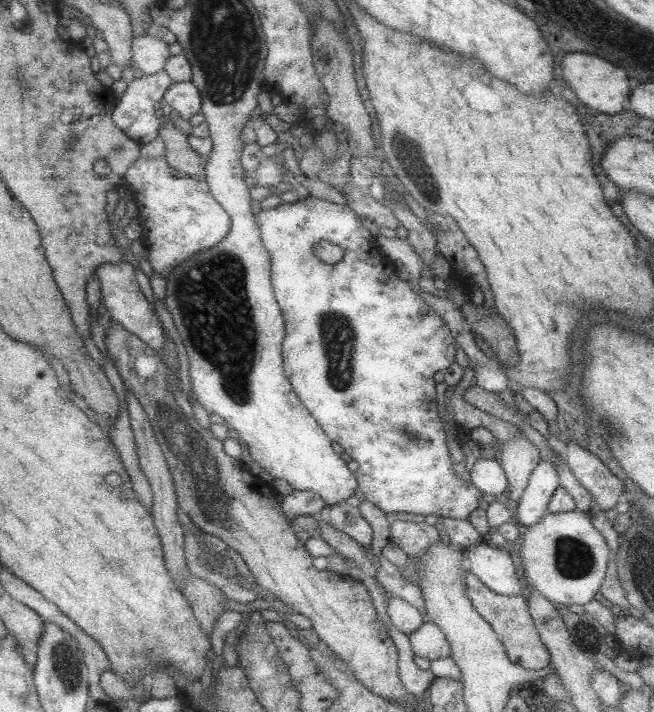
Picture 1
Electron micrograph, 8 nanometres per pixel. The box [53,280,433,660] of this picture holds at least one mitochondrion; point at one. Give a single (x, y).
(337, 328)

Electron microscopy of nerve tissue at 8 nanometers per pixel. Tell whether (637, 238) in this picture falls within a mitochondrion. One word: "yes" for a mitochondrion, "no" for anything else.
no

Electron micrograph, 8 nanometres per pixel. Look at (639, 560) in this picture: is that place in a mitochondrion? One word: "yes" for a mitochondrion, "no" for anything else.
yes

